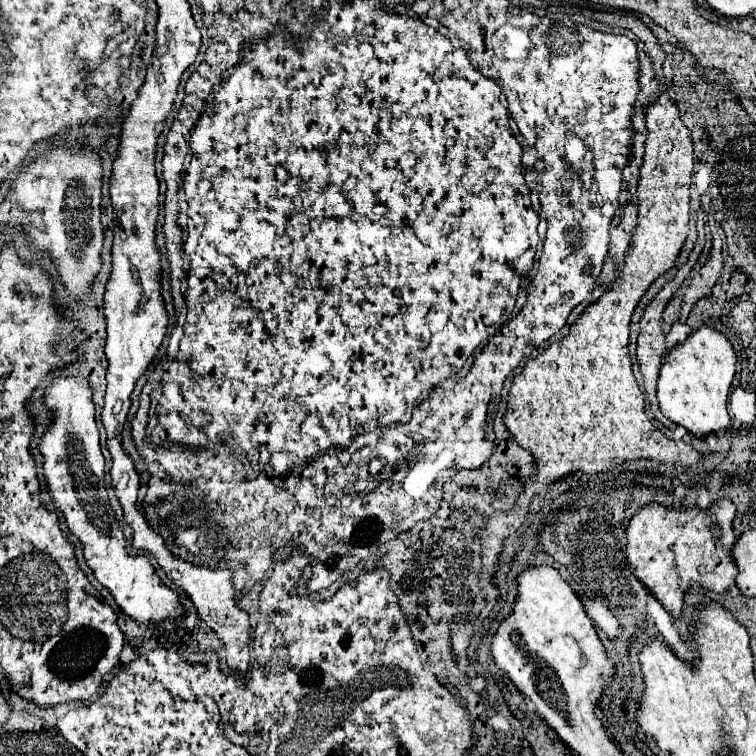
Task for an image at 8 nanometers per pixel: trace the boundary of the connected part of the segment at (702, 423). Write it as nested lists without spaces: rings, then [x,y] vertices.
[[[702,325],[688,335],[686,341],[672,347],[664,355],[664,363],[658,377],[658,401],[660,411],[676,425],[686,427],[692,435],[704,437],[730,425],[728,393],[734,379],[736,355],[732,343],[724,333]]]

